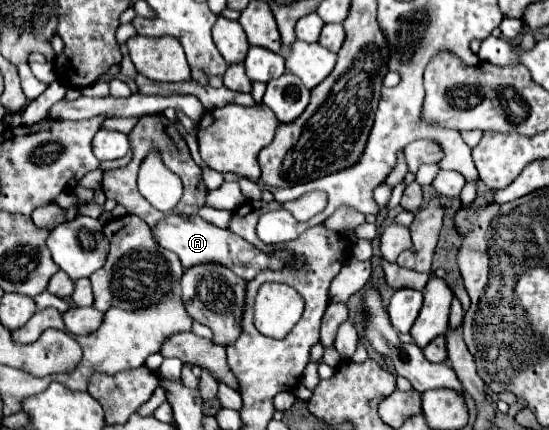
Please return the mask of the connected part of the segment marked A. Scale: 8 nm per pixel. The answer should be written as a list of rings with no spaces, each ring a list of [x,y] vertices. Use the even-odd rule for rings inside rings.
[[[170,216],[166,218],[164,222],[160,222],[154,230],[152,230],[156,242],[160,246],[166,246],[168,250],[176,252],[182,266],[188,270],[192,266],[198,266],[198,264],[220,264],[220,266],[226,266],[230,268],[236,276],[244,278],[244,280],[252,280],[256,278],[262,270],[282,270],[284,266],[290,266],[290,268],[304,268],[306,262],[296,258],[296,254],[292,254],[290,250],[276,250],[276,252],[262,252],[258,250],[256,246],[252,246],[250,242],[246,242],[244,238],[236,236],[232,230],[222,230],[210,222],[204,222],[200,218],[182,218],[182,216]]]

